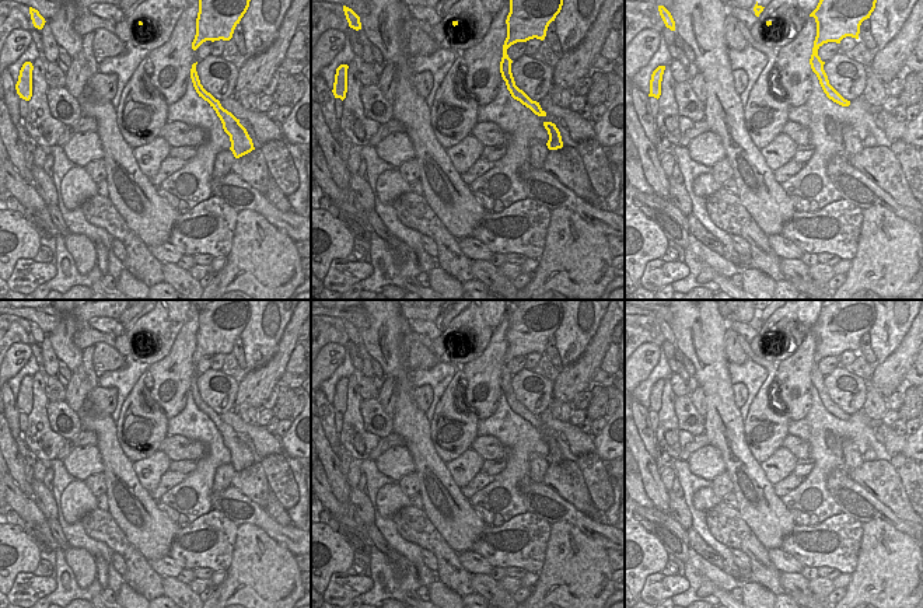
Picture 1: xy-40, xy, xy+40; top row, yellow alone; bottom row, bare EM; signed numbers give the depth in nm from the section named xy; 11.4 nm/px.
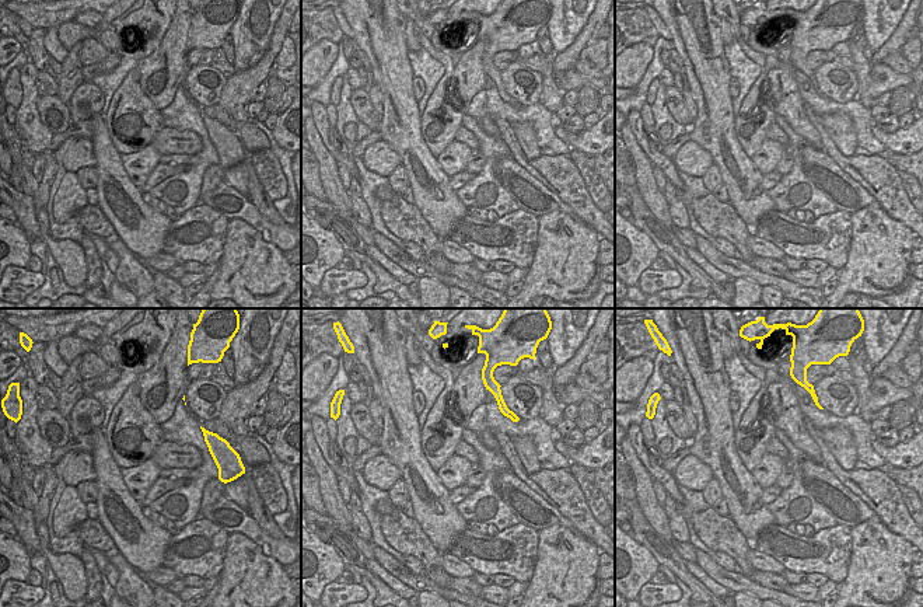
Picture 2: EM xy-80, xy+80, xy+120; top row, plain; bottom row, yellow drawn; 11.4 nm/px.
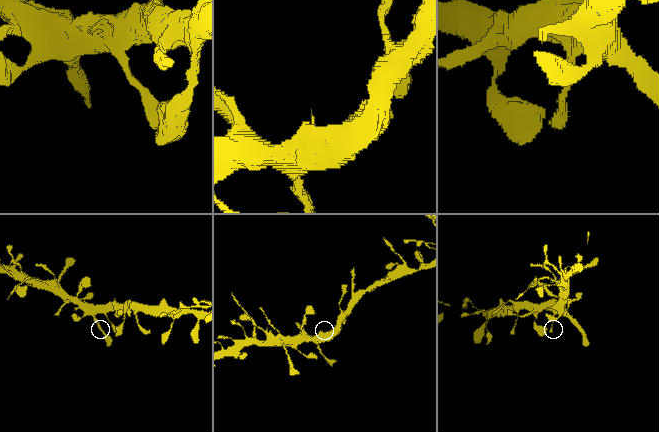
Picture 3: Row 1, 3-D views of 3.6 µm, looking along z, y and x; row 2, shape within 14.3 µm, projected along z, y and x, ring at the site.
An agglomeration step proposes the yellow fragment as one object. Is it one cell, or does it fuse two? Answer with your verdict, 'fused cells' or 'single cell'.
single cell

